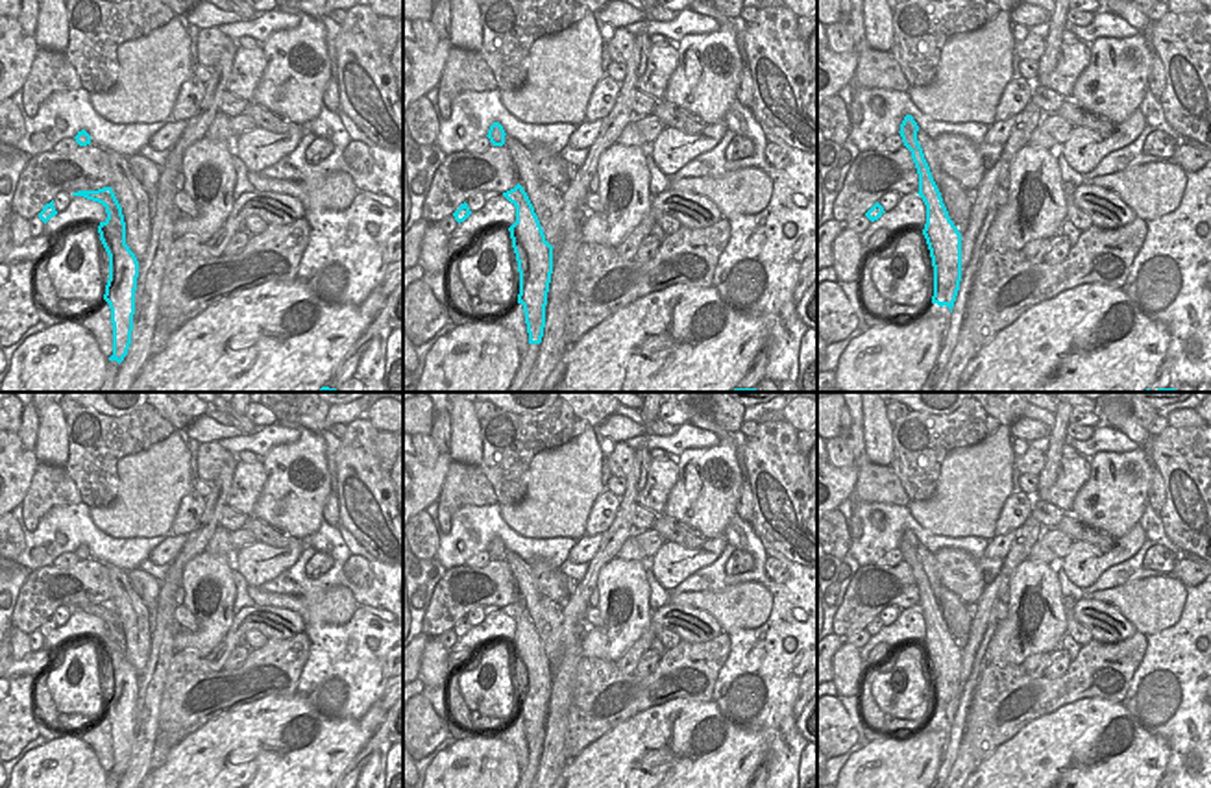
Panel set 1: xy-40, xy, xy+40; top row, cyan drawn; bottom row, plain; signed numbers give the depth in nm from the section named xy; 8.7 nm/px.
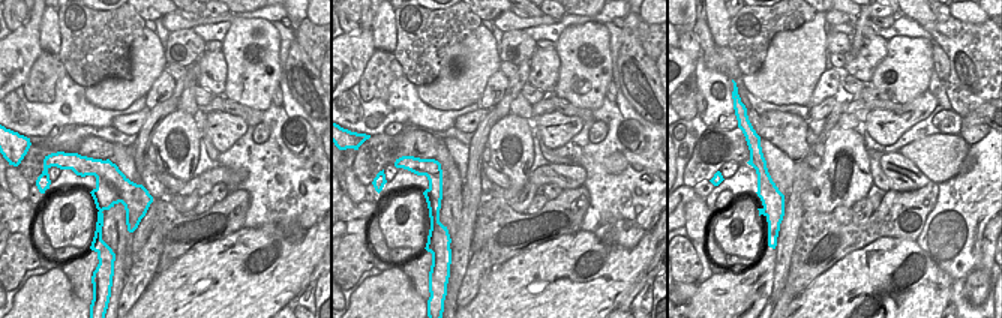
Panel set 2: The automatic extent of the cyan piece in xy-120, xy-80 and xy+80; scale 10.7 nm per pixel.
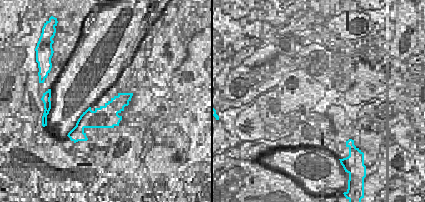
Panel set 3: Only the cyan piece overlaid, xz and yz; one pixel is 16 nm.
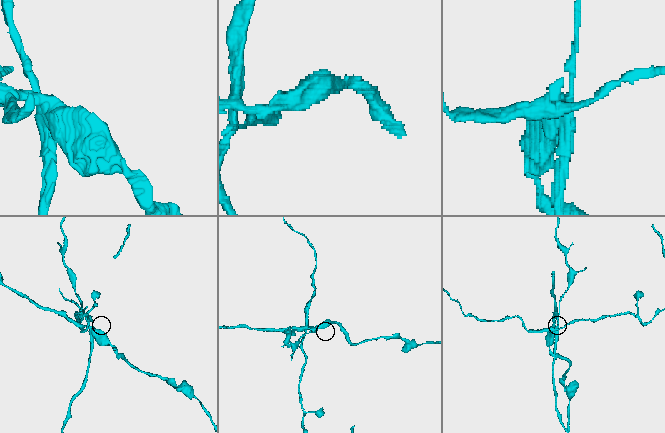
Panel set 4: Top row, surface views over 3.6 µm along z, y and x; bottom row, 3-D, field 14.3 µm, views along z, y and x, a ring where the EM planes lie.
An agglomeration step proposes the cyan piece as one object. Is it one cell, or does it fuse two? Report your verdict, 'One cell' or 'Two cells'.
Two cells

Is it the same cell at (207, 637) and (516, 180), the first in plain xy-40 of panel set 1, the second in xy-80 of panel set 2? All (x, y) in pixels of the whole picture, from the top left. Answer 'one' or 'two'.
one

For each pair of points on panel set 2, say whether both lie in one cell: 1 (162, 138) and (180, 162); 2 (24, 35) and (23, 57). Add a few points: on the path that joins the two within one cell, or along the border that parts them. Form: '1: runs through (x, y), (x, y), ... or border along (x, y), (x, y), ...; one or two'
1: runs through (165, 146), (173, 158); one
2: runs through (24, 41), (23, 51); one

